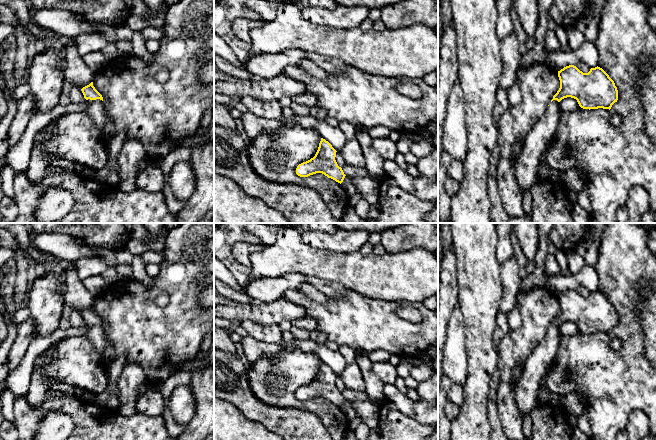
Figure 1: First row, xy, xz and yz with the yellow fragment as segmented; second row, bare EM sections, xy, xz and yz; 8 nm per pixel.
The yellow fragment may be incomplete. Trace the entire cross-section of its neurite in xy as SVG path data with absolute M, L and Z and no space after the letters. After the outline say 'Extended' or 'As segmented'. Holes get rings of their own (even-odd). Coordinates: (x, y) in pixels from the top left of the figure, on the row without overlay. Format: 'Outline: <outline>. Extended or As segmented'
Outline: M93 306L83 311L81 315L89 328L86 337L92 342L99 354L103 356L105 351L105 336L102 319L95 313Z. Extended

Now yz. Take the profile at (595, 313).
Outline: M569 289L558 295L560 312L553 320L545 338L529 355L520 381L516 385L516 402L522 416L529 414L537 405L539 383L551 366L559 347L559 326L567 321L577 324L583 333L611 333L618 324L614 305L600 291L583 297Z. Extended

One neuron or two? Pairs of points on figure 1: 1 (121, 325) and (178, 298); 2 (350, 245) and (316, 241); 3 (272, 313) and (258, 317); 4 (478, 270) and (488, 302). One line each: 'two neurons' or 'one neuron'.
1: one neuron
2: one neuron
3: one neuron
4: one neuron

